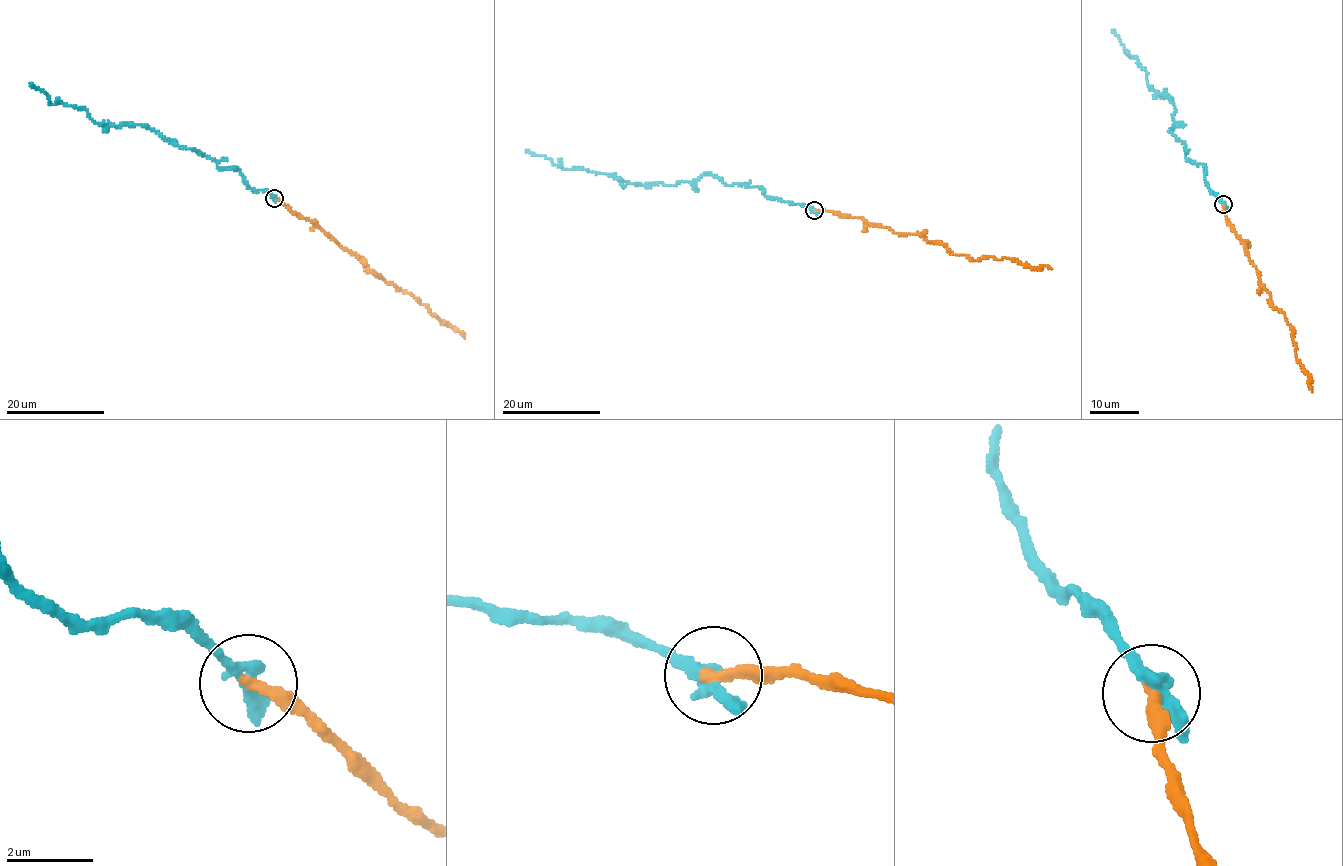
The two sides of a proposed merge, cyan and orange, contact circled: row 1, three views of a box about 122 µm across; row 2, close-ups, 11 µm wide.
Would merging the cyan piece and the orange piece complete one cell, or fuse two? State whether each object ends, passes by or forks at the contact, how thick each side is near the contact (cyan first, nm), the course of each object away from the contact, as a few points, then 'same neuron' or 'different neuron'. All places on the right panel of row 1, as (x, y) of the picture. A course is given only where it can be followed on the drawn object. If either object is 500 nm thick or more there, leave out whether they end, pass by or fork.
cyan passes by; orange ends there; 300 nm thick on the cyan side, 320 nm on the other; cyan runs (1223, 204), (1204, 166), (1188, 160), (1169, 131), (1168, 96), (1149, 86), (1111, 29); orange runs (1223, 204), (1227, 223), (1257, 270), (1272, 306), (1292, 327), (1297, 358), (1308, 375), (1313, 391); same neuron

